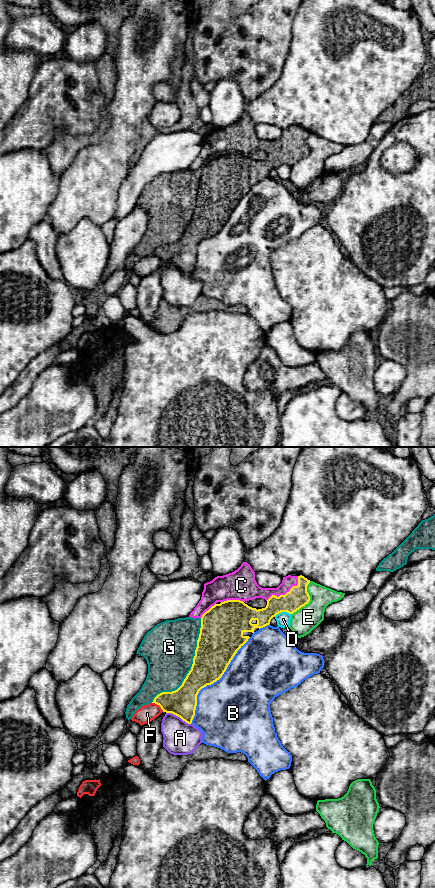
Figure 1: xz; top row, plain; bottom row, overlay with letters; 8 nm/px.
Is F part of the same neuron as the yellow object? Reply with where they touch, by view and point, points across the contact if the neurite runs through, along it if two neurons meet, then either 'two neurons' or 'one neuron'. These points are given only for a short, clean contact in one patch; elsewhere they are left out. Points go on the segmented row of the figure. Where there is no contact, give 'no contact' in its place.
contact xz (158, 704); border xz (152, 702), (156, 703), (163, 711); two neurons

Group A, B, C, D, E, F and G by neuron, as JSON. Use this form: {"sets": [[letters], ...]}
{"sets": [["A"], ["B"], ["C"], ["D"], ["E"], ["F"], ["G"]]}

